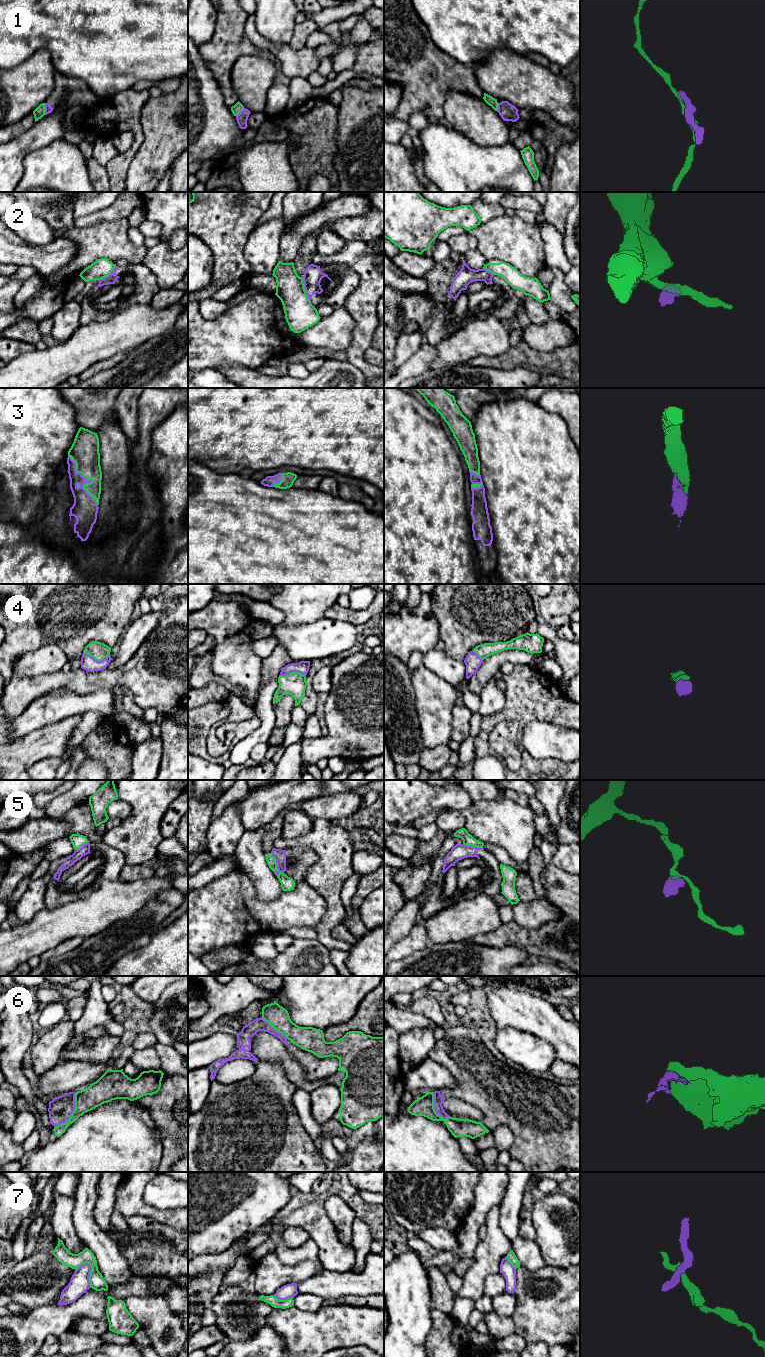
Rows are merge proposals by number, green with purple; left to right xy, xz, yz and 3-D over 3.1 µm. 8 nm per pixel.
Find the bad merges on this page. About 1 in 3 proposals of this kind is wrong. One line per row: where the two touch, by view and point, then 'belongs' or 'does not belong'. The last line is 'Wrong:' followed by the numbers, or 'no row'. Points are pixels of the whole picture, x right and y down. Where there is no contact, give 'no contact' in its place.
1: meets green in xy at (44, 109); does not belong
2: meets green in xz at (304, 289); does not belong
3: meets green in xy at (90, 479); belongs
4: meets green in xy at (96, 659); belongs
5: meets green in xz at (276, 863); does not belong
6: meets green in xy at (72, 1113); does not belong
7: meets green in xy at (90, 1274); does not belong
Wrong: 1, 2, 5, 6, 7

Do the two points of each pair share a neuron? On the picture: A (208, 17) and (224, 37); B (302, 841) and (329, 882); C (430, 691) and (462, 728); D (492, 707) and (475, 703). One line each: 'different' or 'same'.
A: different
B: same
C: different
D: different

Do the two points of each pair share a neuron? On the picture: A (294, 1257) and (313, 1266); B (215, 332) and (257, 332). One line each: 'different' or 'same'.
A: different
B: same

